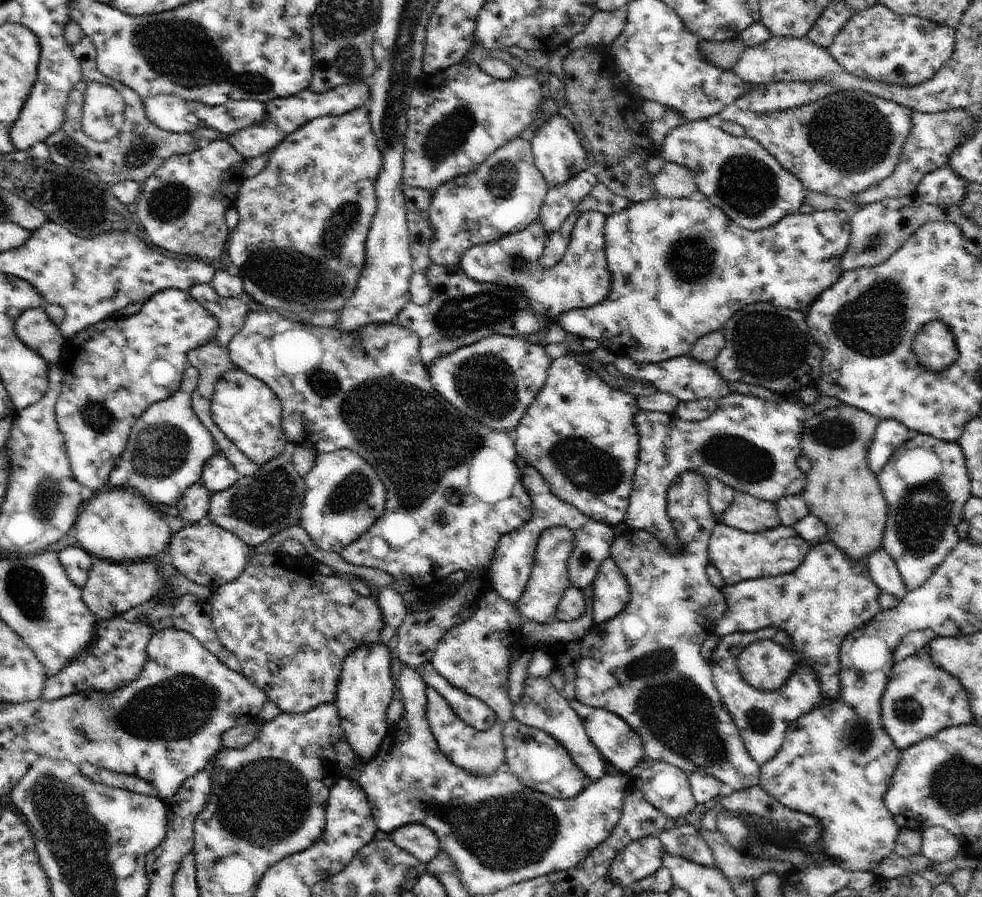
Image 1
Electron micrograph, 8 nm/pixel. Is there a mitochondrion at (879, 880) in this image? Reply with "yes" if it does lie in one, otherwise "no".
no

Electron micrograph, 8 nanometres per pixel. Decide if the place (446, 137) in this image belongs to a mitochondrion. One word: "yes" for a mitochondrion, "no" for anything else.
yes

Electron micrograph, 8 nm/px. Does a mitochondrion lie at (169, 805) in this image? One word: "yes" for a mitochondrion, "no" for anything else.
no

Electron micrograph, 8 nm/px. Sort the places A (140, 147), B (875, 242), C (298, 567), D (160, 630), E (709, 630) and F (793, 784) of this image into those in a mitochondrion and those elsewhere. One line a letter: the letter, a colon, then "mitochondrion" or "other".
A: mitochondrion
B: mitochondrion
C: other
D: other
E: other
F: other

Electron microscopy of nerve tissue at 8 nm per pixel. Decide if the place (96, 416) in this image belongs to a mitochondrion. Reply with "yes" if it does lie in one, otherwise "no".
yes

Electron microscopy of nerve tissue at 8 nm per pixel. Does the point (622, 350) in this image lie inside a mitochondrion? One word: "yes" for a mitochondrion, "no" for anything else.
no

